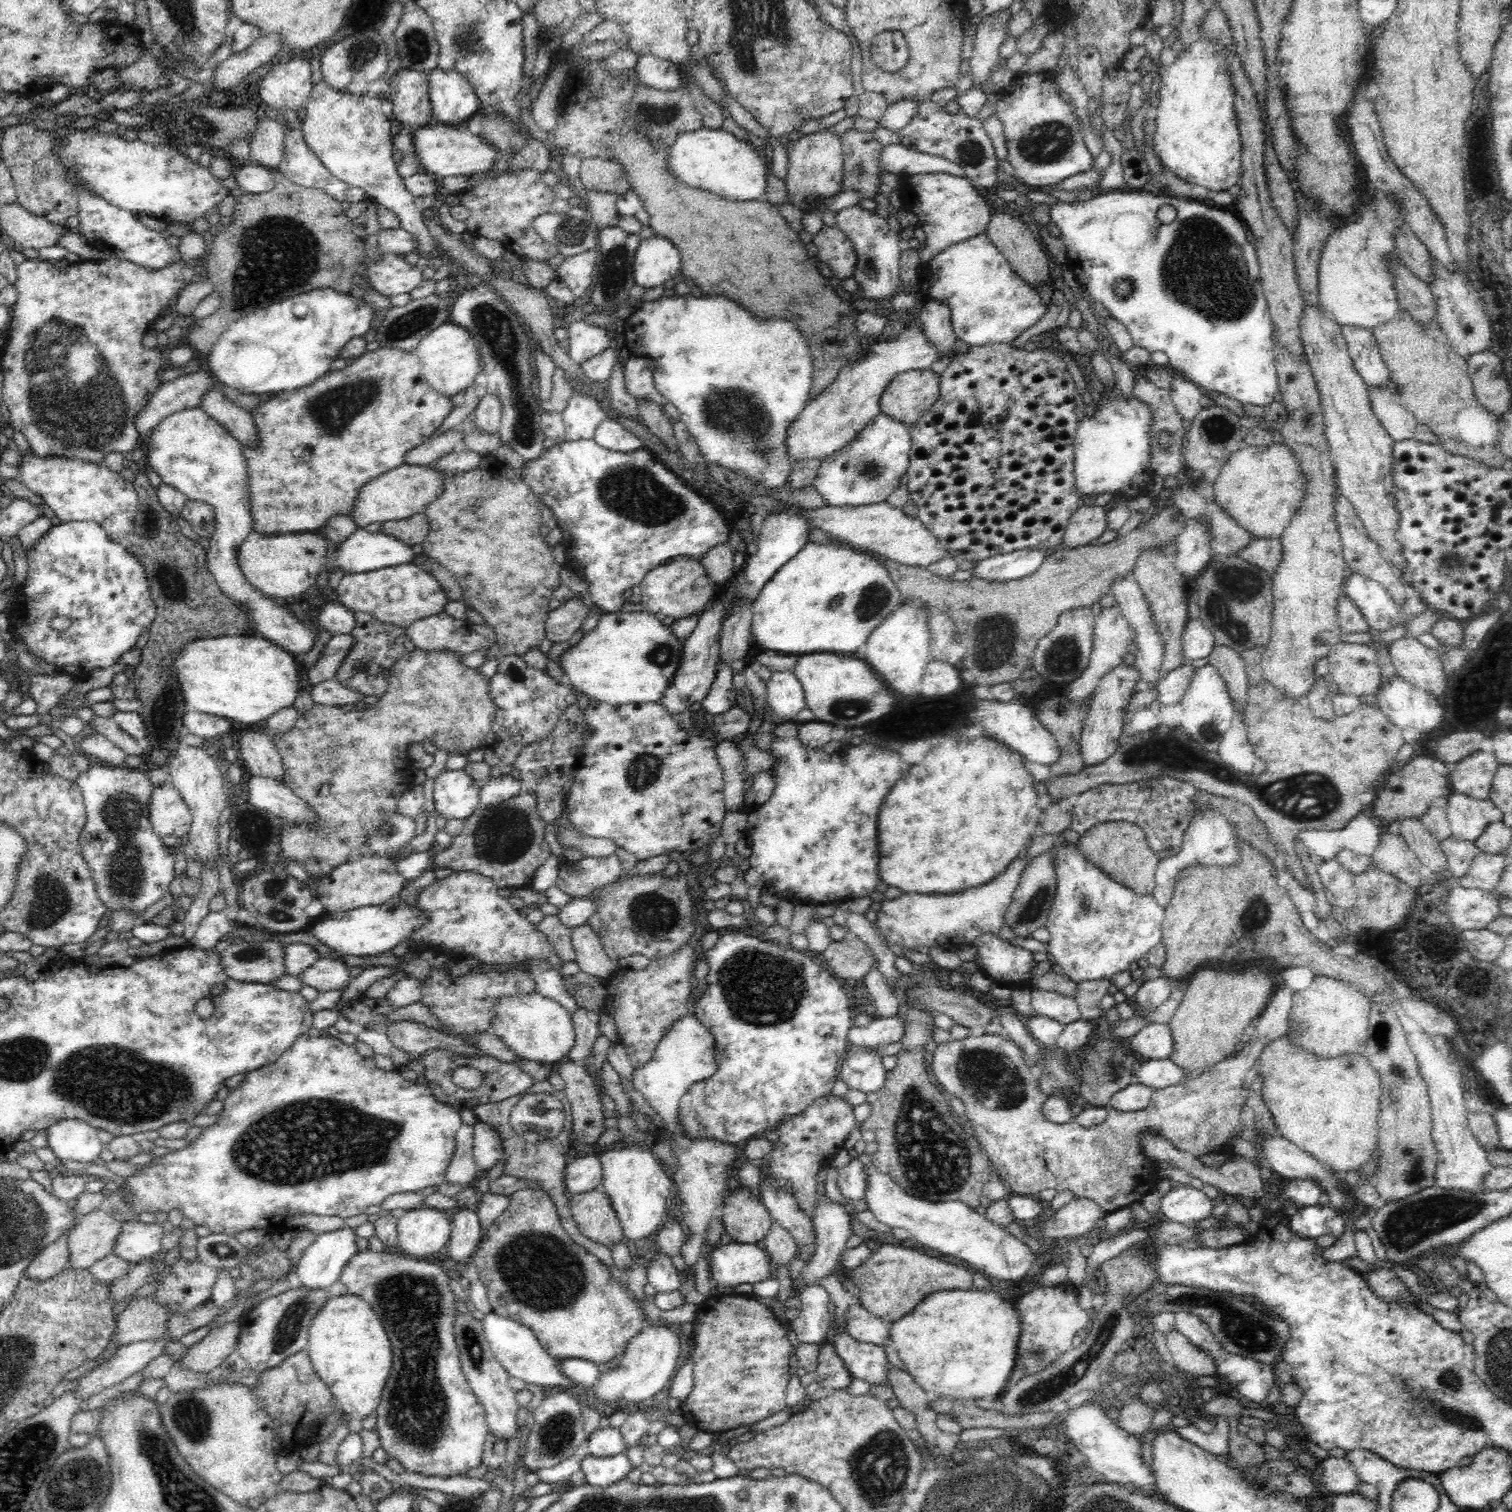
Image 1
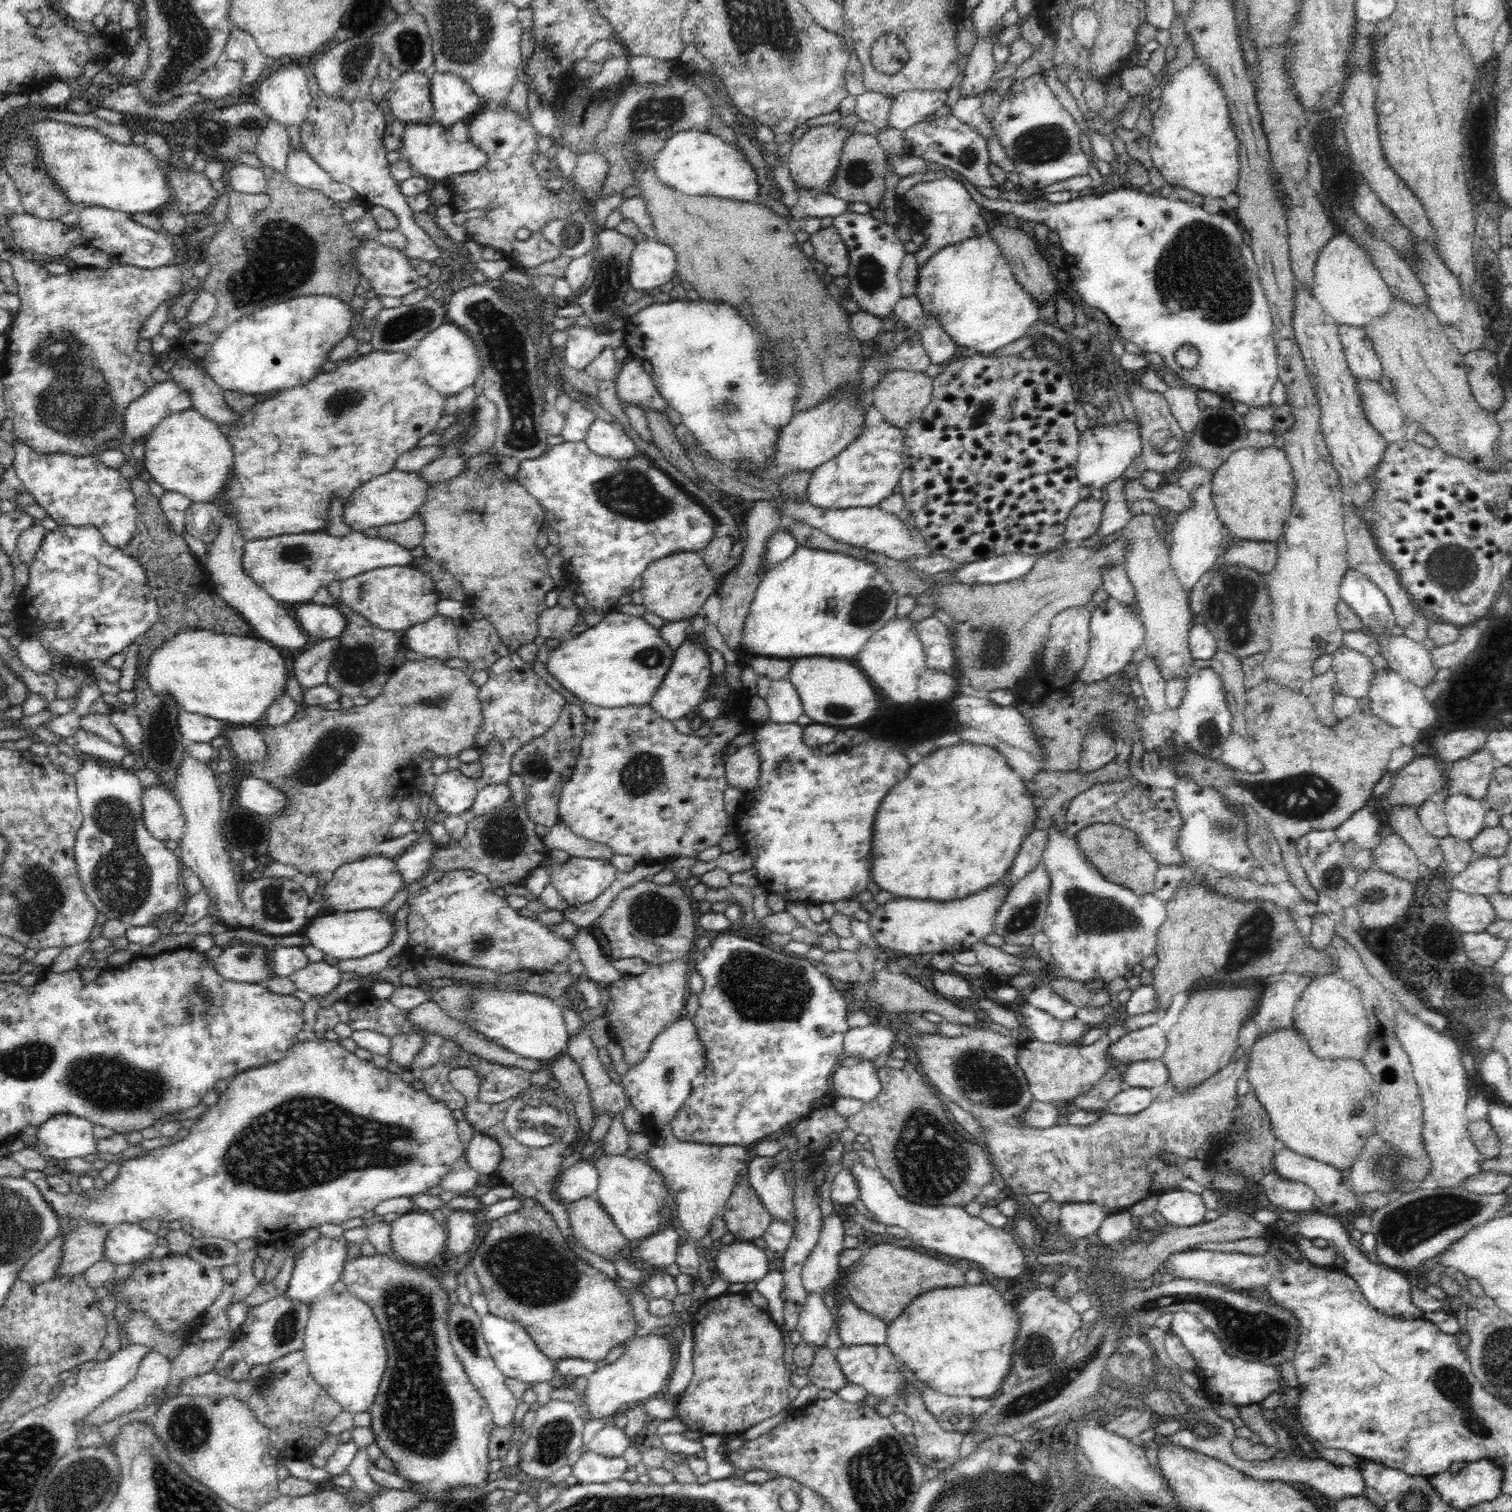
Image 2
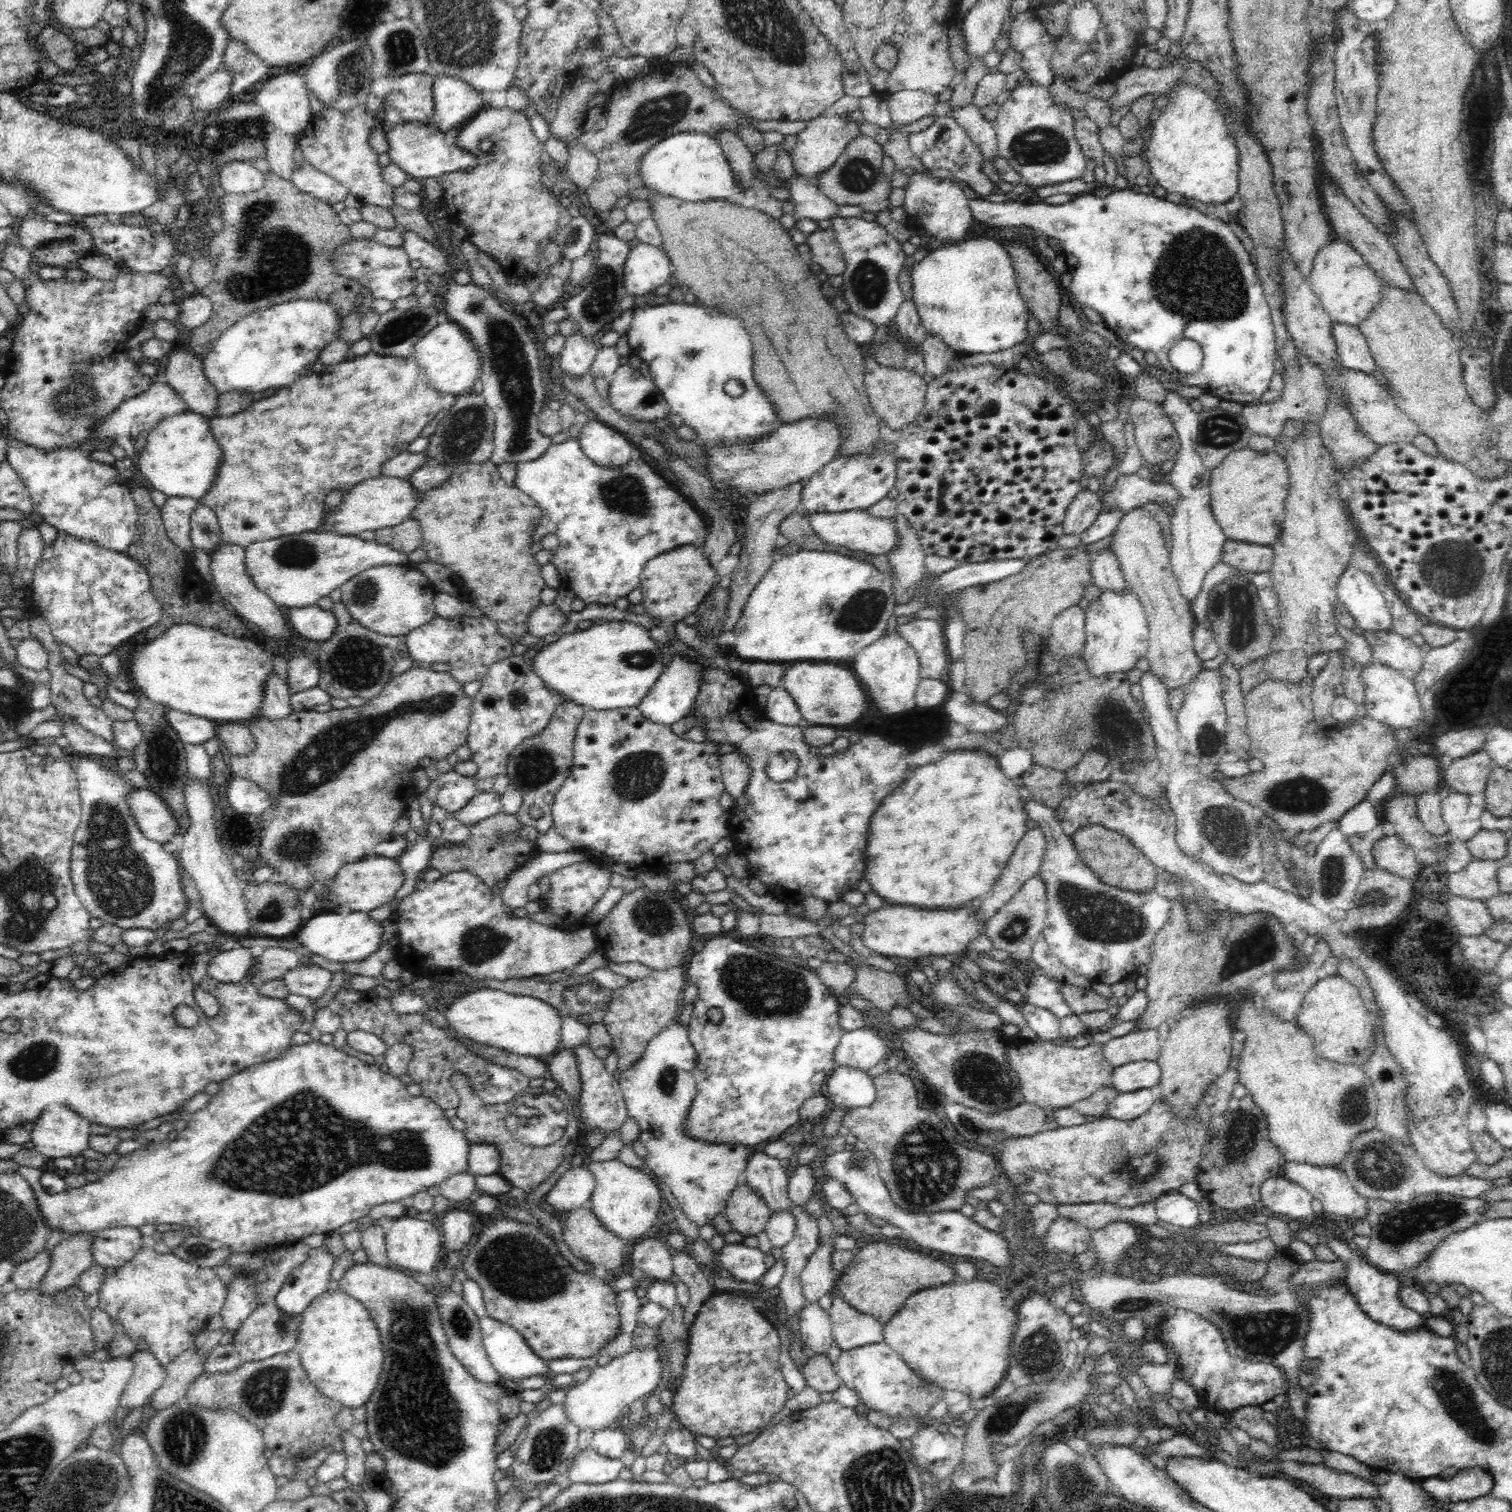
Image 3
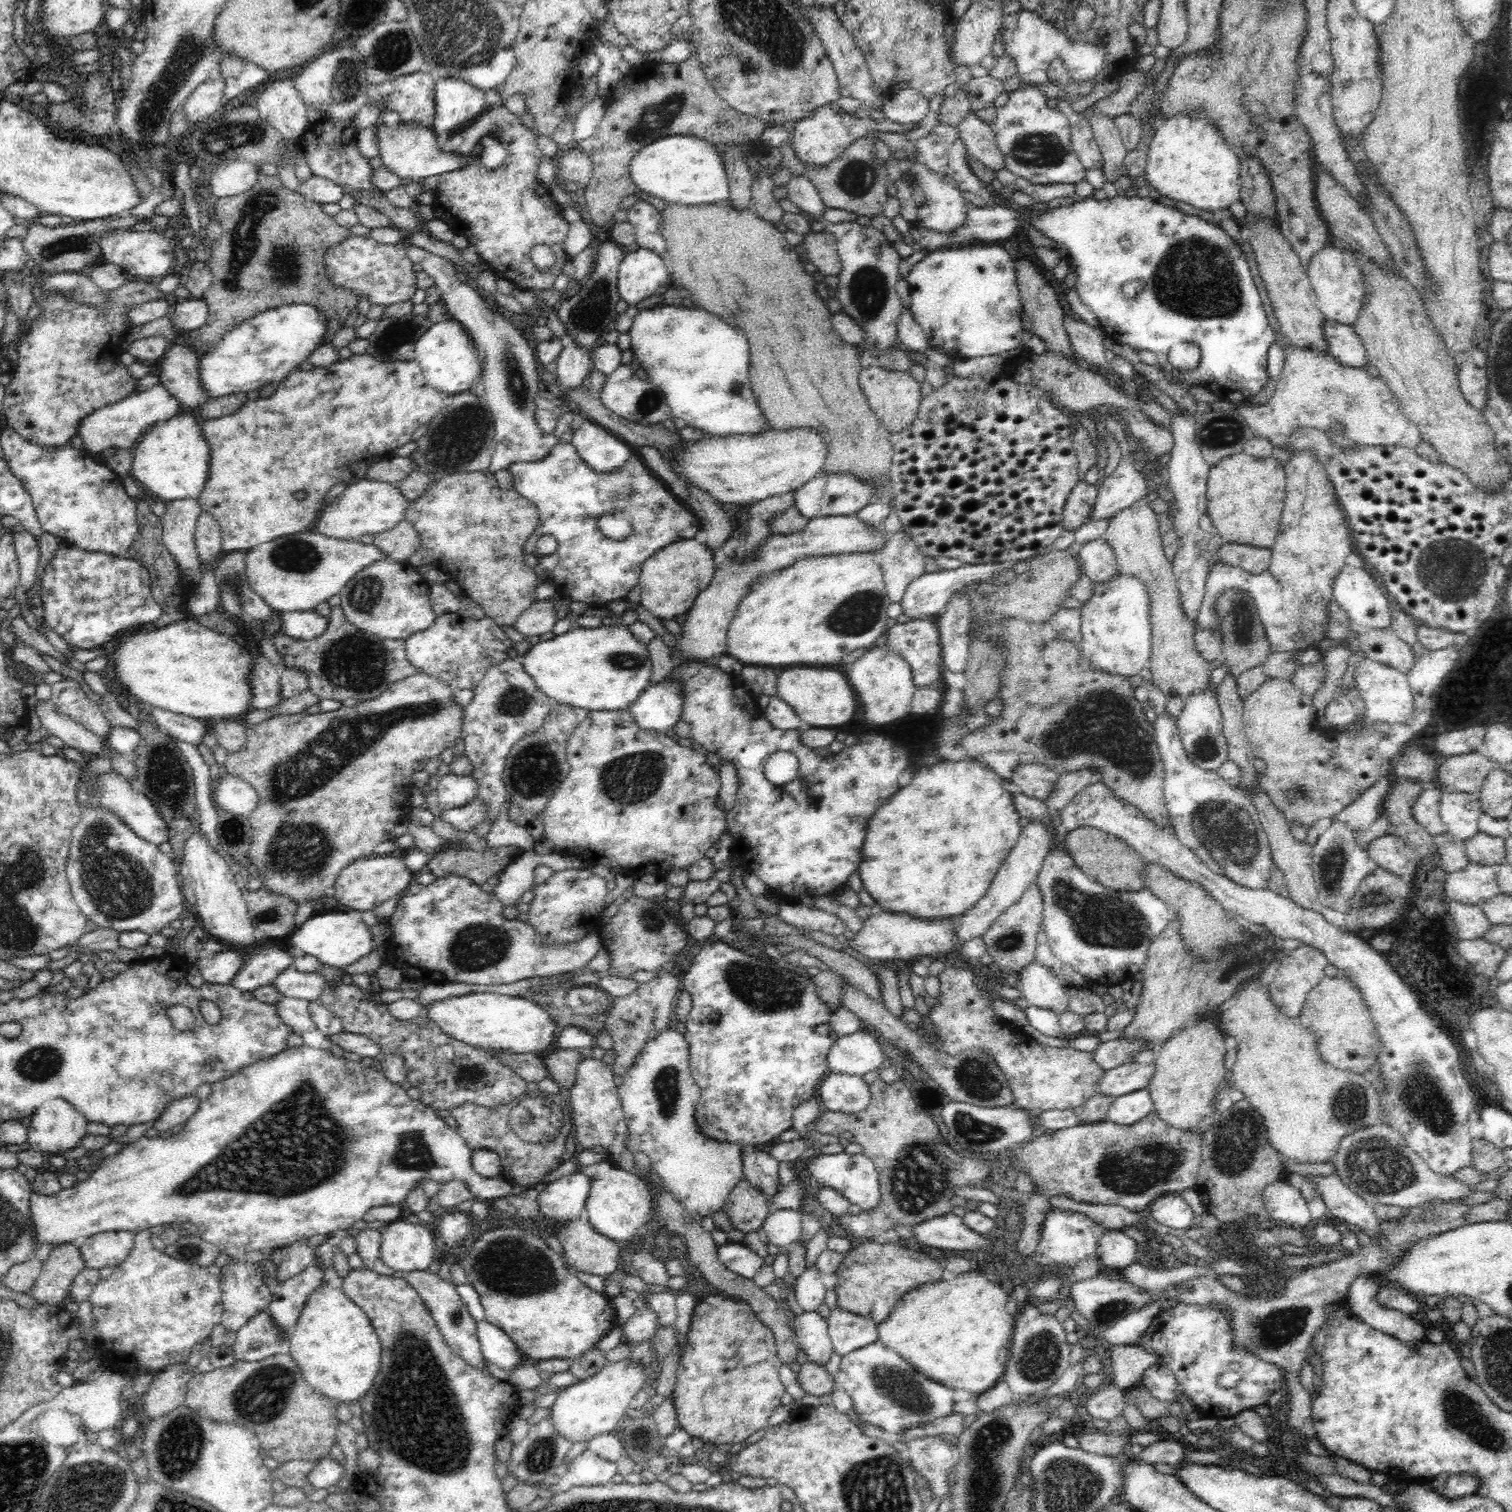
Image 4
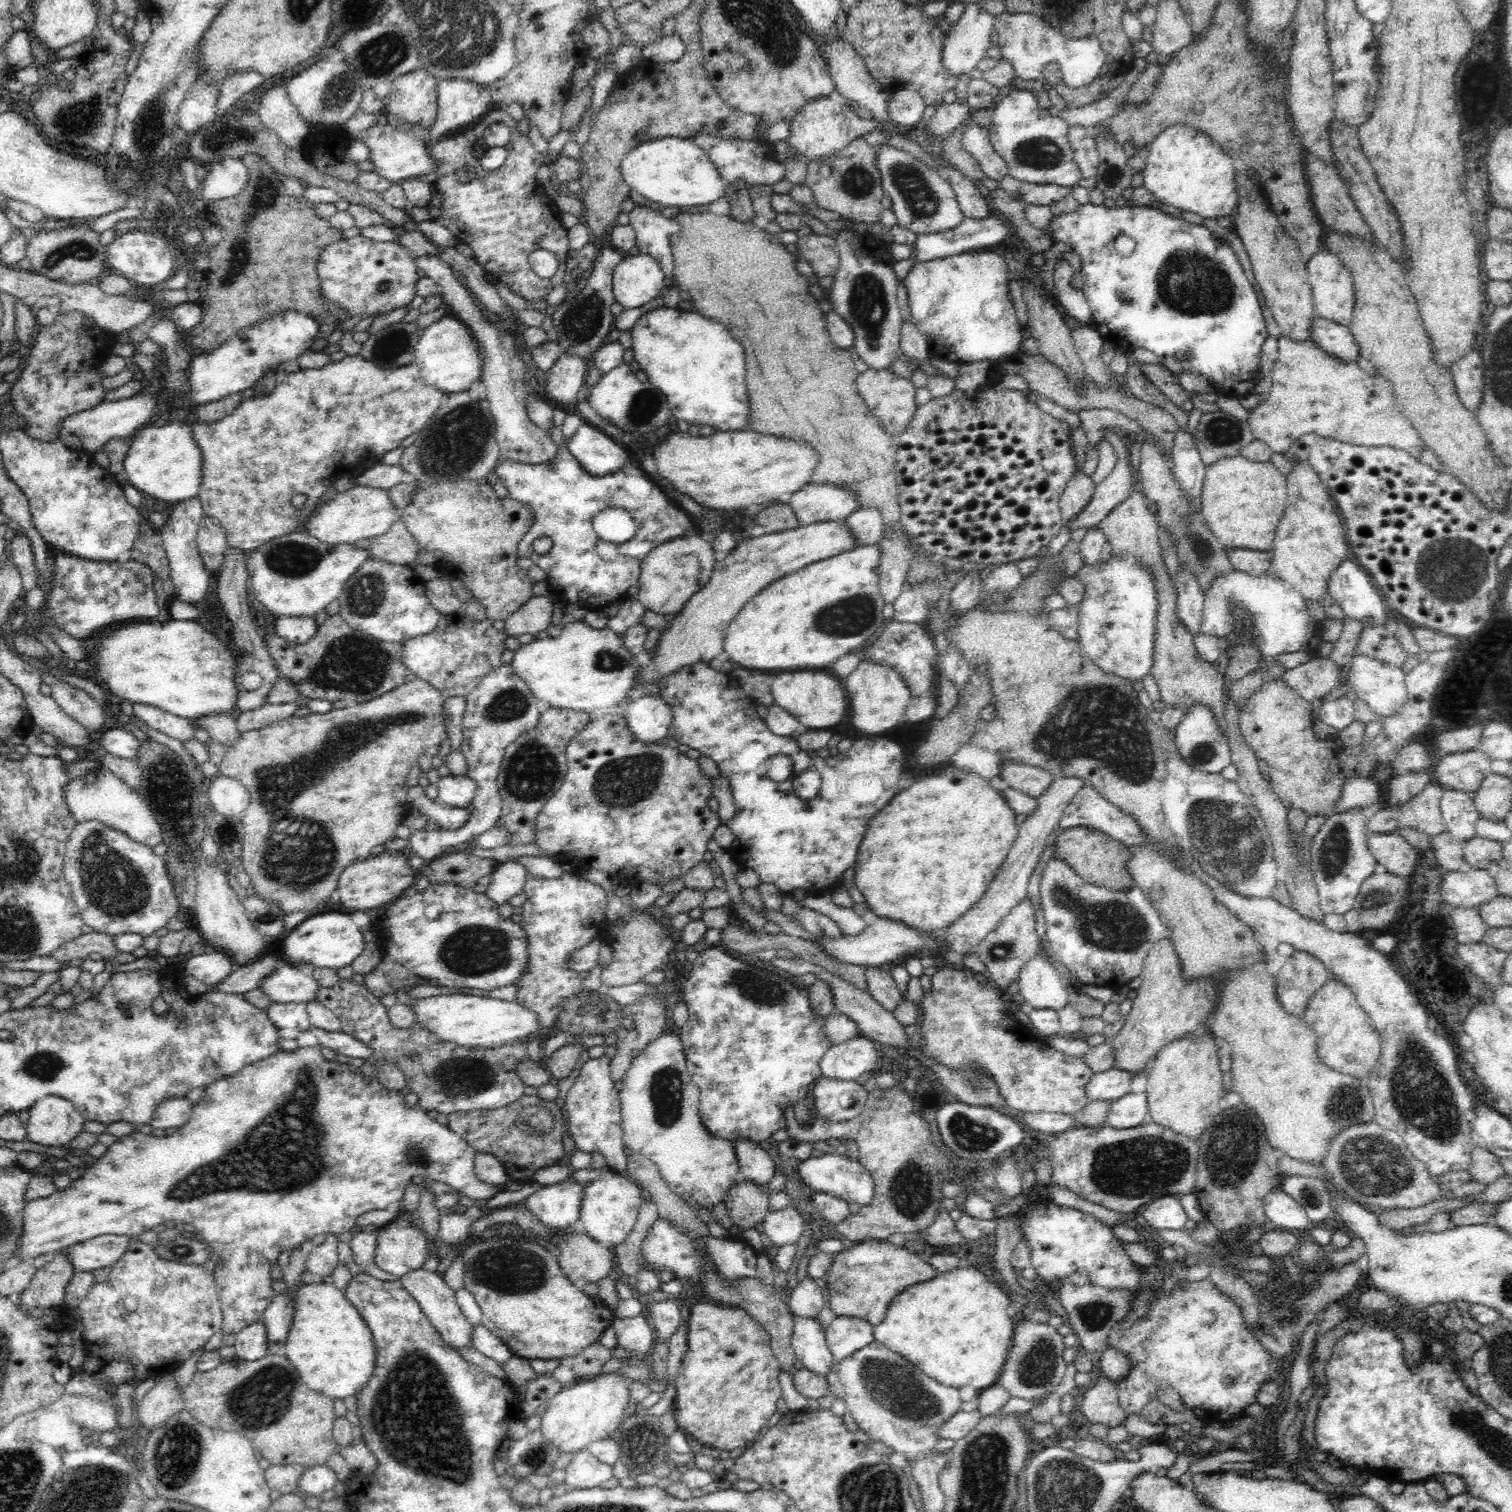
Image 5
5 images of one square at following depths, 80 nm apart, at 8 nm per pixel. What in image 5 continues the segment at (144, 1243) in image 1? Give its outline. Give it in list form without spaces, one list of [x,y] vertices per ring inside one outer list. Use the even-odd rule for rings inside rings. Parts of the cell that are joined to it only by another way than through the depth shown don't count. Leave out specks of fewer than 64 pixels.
[[[110,1234],[80,1242],[75,1246],[68,1247],[65,1252],[67,1259],[76,1271],[93,1272],[98,1268],[112,1266],[124,1256],[129,1244],[128,1236]]]

